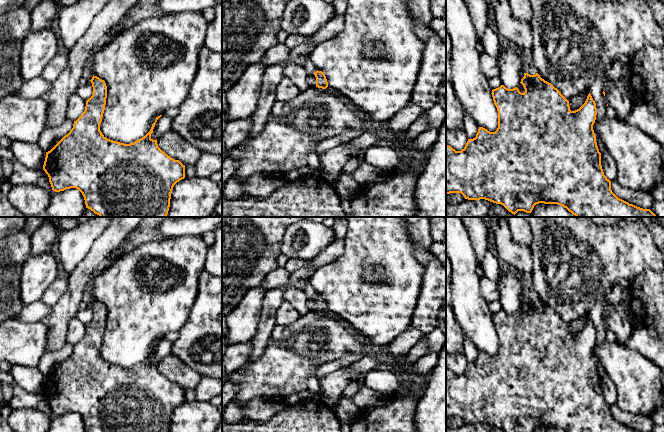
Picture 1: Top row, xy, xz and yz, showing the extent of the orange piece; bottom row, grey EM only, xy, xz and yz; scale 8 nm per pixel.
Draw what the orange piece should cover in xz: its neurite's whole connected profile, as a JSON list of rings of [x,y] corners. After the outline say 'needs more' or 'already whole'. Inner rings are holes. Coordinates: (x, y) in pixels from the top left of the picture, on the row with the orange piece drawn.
[[[317,70],[314,75],[316,77],[316,87],[326,89],[328,87],[328,82],[325,74]]]; already whole

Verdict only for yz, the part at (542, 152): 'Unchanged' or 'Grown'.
Unchanged

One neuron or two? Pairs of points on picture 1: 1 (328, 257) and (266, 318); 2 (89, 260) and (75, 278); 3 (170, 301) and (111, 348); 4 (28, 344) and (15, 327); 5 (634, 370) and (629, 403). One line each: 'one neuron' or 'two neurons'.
1: one neuron
2: one neuron
3: one neuron
4: one neuron
5: one neuron

